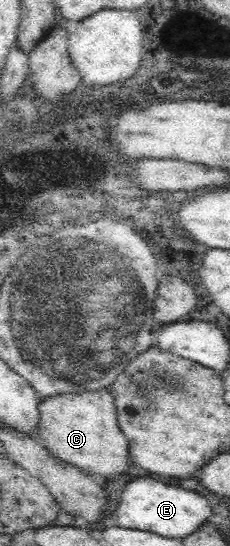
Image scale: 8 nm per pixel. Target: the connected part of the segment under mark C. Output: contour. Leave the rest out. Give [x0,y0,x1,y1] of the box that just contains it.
[37,388,128,480]

